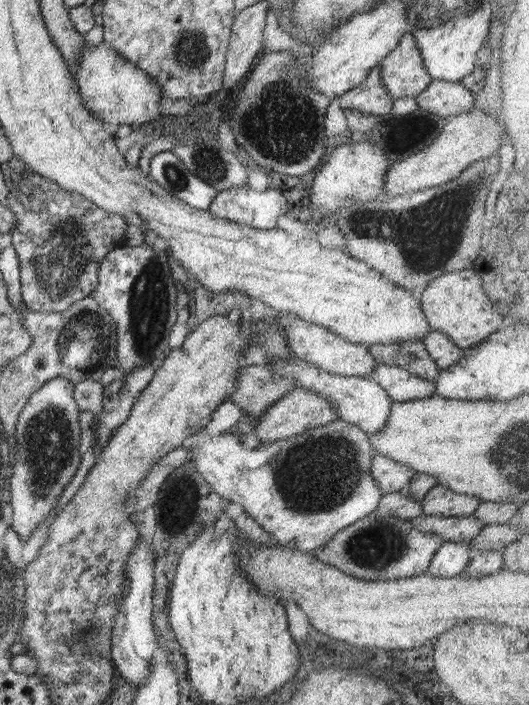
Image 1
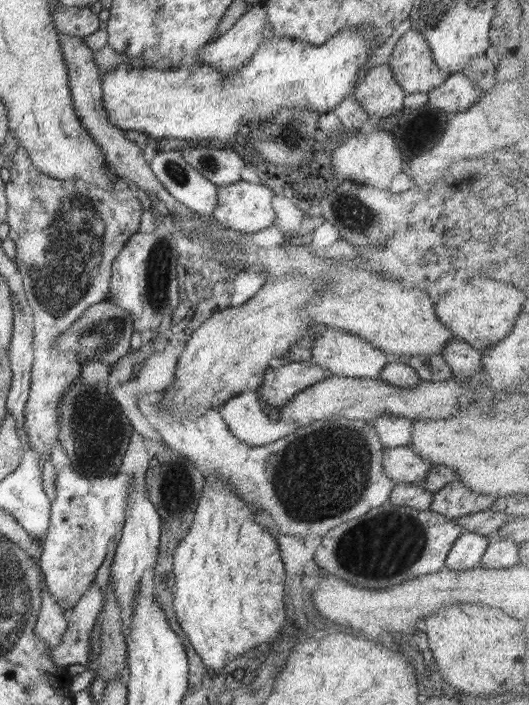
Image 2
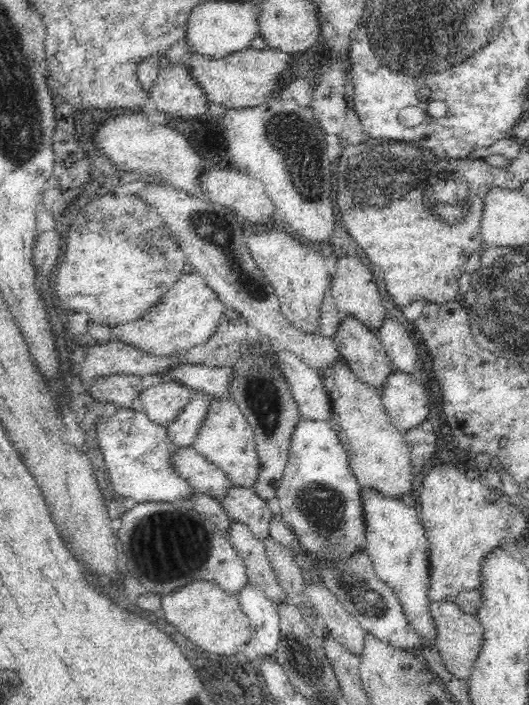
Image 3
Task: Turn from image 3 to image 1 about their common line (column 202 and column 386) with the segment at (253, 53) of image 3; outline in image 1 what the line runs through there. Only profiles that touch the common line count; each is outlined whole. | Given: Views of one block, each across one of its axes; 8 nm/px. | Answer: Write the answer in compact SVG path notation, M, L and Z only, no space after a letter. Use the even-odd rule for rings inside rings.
M407 32L394 51L379 64L382 85L394 98L417 97L424 92L433 78L424 67L415 38Z

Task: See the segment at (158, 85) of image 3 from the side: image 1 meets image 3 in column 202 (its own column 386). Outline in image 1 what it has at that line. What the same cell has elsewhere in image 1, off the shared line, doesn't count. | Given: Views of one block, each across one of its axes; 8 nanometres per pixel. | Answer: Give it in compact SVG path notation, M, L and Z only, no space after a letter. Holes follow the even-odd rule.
M376 66L362 84L338 98L338 104L343 110L357 110L364 114L380 116L391 112L393 100L382 85L380 68Z

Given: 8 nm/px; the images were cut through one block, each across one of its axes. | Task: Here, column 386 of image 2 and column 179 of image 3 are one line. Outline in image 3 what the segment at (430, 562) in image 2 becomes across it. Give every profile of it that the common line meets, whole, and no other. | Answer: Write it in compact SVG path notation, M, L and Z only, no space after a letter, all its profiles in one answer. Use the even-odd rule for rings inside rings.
M184 502L138 503L121 516L118 538L129 571L144 585L146 592L168 594L190 582L206 580L237 596L249 582L244 560L227 536Z

